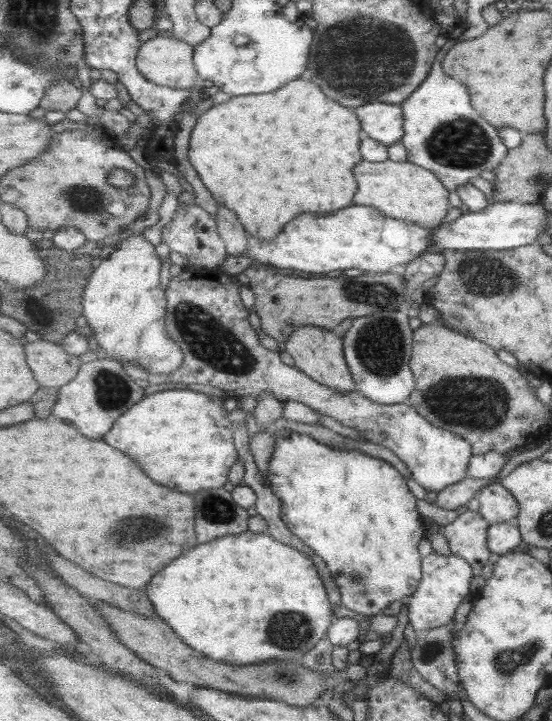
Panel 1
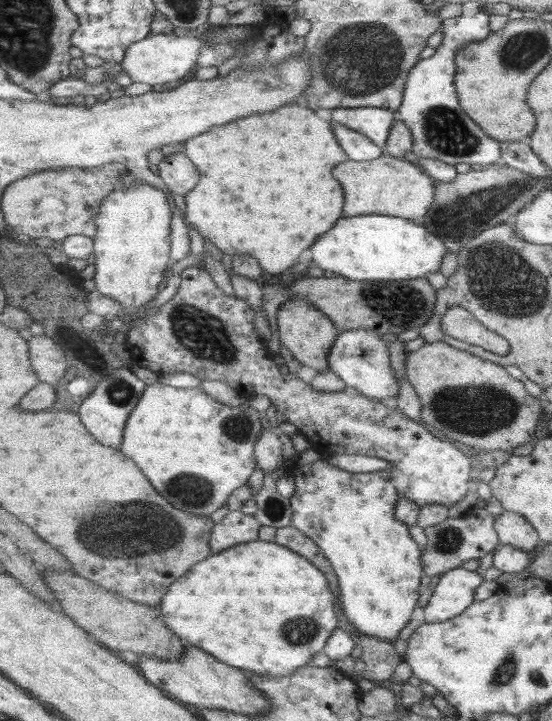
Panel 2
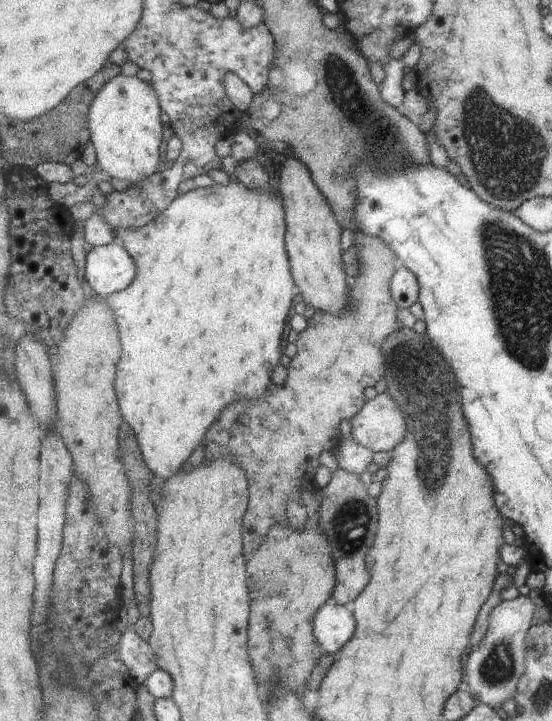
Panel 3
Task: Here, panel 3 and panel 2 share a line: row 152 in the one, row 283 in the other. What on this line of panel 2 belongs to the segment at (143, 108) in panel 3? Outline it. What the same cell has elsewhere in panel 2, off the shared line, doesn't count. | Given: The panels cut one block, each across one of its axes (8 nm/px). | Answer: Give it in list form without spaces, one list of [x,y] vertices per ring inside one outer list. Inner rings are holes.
[[[139,179],[137,185],[133,185],[132,187],[116,188],[111,195],[103,199],[103,204],[101,204],[101,210],[99,210],[99,216],[97,216],[96,219],[98,231],[94,238],[95,260],[93,263],[96,275],[93,280],[97,290],[101,291],[101,294],[113,297],[126,308],[126,311],[130,314],[130,319],[133,318],[133,314],[137,314],[135,310],[139,310],[141,306],[145,306],[145,304],[149,304],[149,302],[153,302],[155,298],[157,298],[157,294],[159,294],[159,284],[165,280],[163,274],[165,274],[165,270],[167,270],[167,266],[169,266],[169,262],[171,262],[171,216],[171,208],[169,208],[169,200],[167,200],[167,196],[165,196],[165,190],[155,188],[153,185],[147,184],[145,180],[141,179]]]

